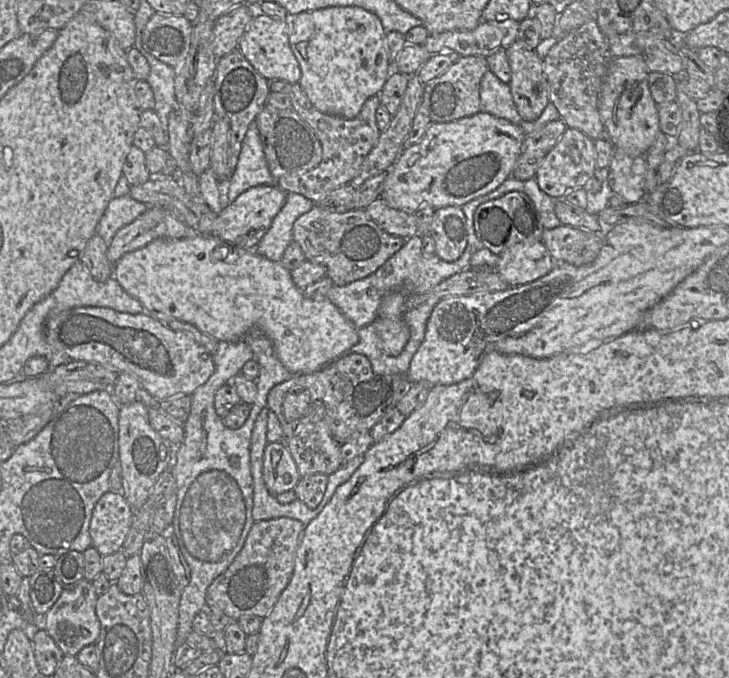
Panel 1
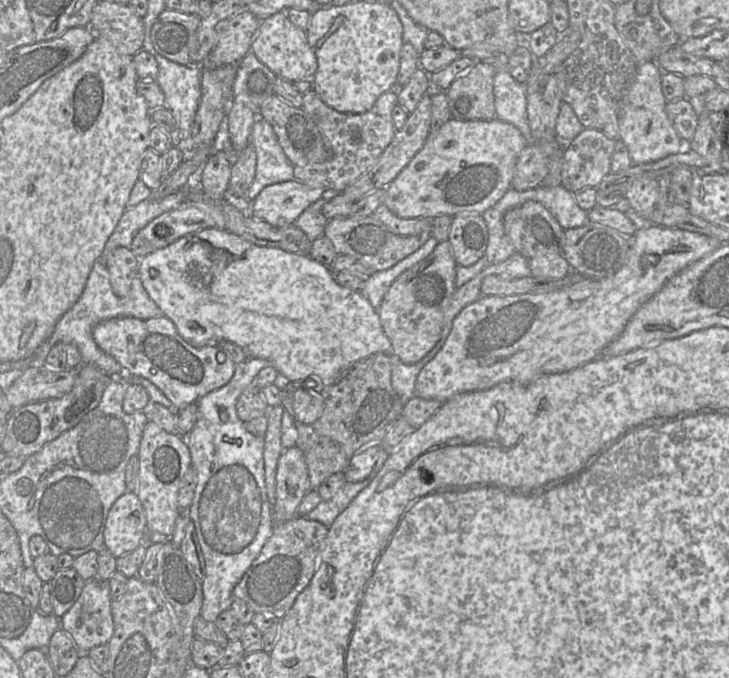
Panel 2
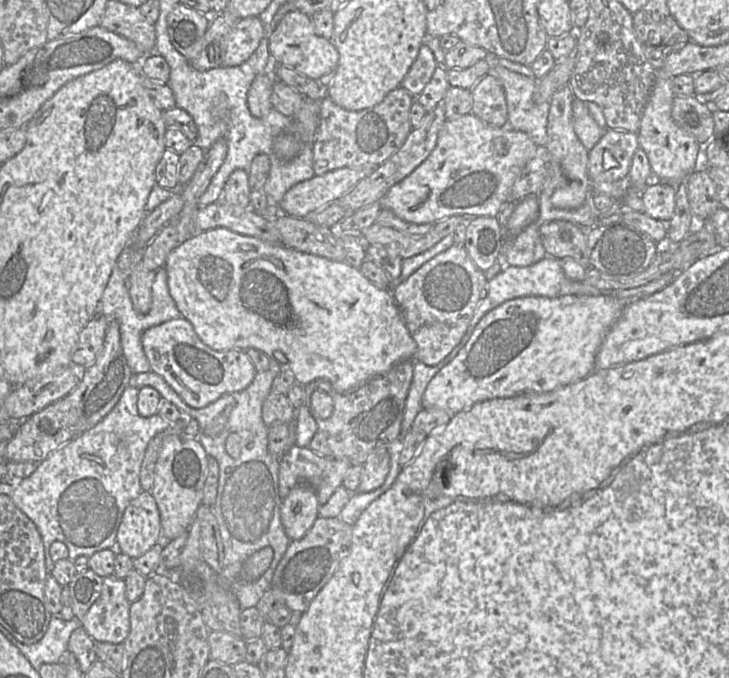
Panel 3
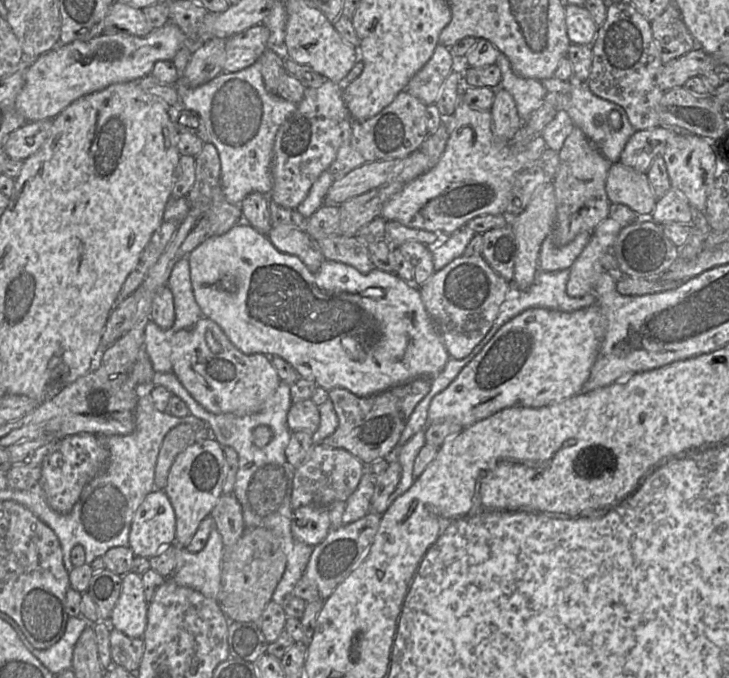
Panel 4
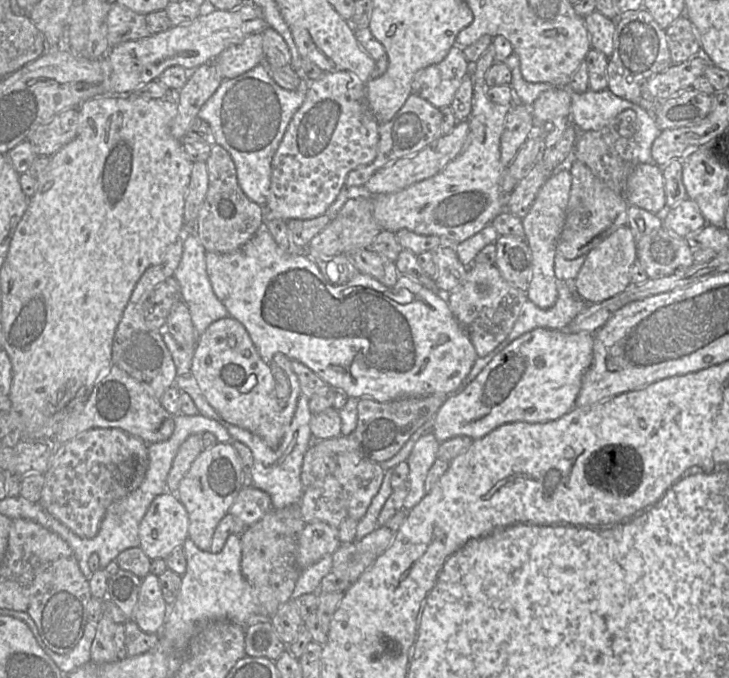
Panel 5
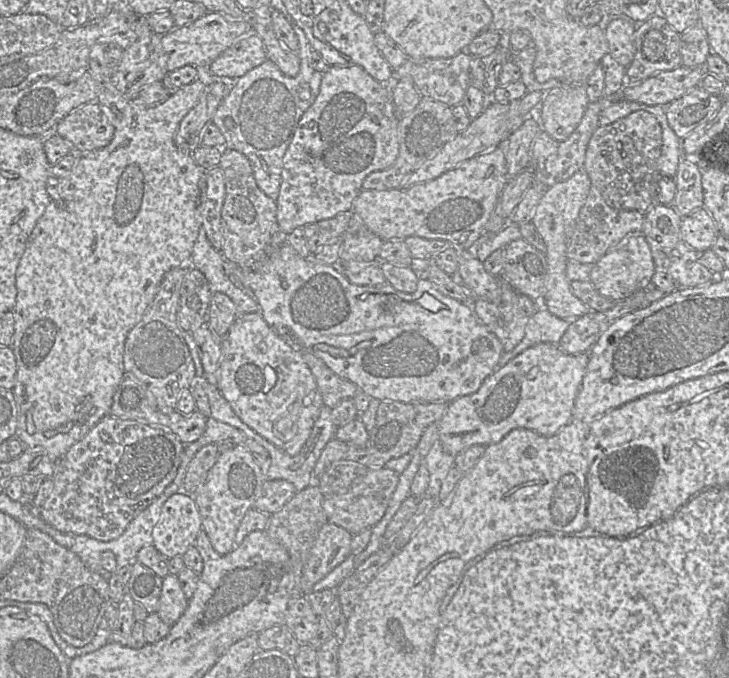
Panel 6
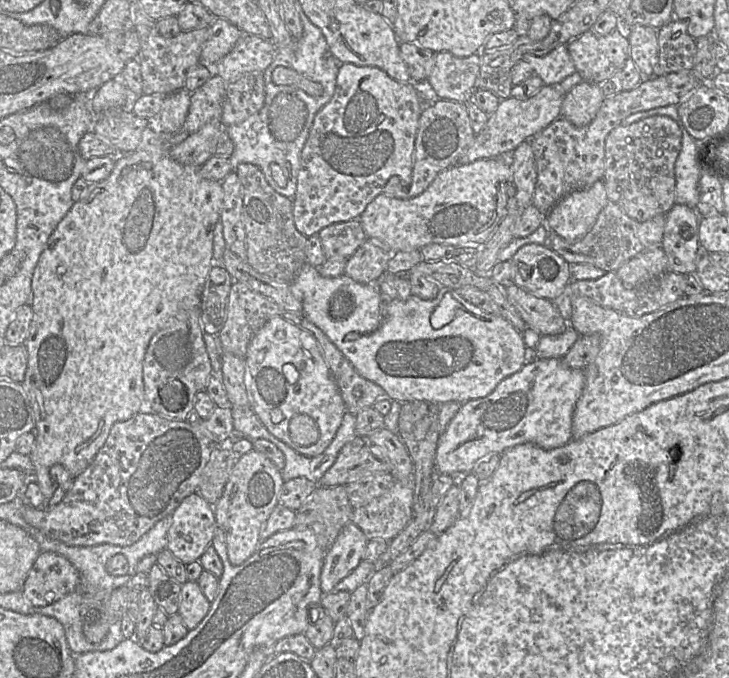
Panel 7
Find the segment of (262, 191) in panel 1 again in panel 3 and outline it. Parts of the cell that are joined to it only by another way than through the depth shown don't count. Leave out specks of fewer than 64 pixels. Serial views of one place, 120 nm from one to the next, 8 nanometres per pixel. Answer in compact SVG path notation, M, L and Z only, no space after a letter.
M340 168L292 186L279 202L281 213L305 218L314 210L336 202L375 168Z

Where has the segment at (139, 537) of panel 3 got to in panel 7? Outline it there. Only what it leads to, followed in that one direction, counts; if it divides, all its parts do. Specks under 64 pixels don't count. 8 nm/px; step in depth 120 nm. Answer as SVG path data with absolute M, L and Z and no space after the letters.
M194 493L181 502L171 518L166 550L184 564L198 562L218 527L213 506Z

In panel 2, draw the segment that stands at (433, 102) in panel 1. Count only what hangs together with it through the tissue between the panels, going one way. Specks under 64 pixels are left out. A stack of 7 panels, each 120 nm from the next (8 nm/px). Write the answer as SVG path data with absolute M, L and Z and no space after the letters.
M477 61L445 91L452 119L496 119L493 82L497 67Z

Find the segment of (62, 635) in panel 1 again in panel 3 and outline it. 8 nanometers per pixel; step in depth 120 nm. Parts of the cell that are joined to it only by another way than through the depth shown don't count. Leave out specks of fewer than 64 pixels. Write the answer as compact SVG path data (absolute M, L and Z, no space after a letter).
M106 576L99 598L80 619L81 627L96 643L123 643L130 632L130 605L124 579Z

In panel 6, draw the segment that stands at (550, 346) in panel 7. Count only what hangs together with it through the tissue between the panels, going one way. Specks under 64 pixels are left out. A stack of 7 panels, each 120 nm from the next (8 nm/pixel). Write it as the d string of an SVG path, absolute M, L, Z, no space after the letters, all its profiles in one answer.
M545 307L538 308L525 327L523 339L513 350L505 352L501 356L499 367L525 349L539 343L559 344L569 325L570 322L568 320L557 317Z

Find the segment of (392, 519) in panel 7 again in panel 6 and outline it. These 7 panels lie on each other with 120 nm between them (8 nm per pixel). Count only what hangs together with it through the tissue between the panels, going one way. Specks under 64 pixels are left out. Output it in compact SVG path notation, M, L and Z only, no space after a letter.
M386 467L369 468L365 476L346 491L323 494L323 508L329 523L341 526L353 535L373 528L384 517L395 492L400 475Z

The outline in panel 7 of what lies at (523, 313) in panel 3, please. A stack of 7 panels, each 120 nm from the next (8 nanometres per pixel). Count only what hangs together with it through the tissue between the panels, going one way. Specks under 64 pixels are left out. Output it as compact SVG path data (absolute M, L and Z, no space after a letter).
M536 358L528 360L527 363L516 373L502 380L497 387L489 395L483 398L469 400L462 403L461 408L451 419L445 430L439 436L437 449L435 454L435 465L437 471L443 476L462 477L465 474L472 473L475 463L481 458L492 454L502 454L504 451L520 444L532 443L544 449L559 448L573 439L573 416L576 403L580 398L585 384L585 370L579 368L571 368L566 365L562 358Z

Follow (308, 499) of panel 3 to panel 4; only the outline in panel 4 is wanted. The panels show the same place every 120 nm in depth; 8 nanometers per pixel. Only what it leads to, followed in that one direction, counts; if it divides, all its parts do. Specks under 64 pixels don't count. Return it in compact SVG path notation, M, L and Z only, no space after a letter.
M302 506L293 510L291 532L297 541L315 547L327 537L330 530L327 507Z

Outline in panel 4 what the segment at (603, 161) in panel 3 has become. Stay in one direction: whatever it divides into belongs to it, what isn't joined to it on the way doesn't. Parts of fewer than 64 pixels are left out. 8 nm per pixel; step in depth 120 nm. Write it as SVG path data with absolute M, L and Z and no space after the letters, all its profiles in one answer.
M666 126L635 131L626 143L618 162L646 173L653 161L661 157L668 140L681 133L686 132Z

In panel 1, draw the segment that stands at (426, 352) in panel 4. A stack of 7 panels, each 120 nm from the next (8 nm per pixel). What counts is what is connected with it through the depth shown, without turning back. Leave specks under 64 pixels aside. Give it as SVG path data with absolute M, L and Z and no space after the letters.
M190 233L182 239L157 239L146 246L124 254L113 264L112 278L132 297L136 298L144 307L145 313L150 314L160 321L175 319L193 325L201 332L215 338L218 341L235 342L242 338L252 329L259 329L272 341L276 354L282 364L292 373L297 375L312 374L336 359L345 355L358 342L358 328L356 328L342 312L327 299L312 299L303 295L291 277L291 272L280 262L275 262L258 254L254 249L242 249L235 247L214 235Z

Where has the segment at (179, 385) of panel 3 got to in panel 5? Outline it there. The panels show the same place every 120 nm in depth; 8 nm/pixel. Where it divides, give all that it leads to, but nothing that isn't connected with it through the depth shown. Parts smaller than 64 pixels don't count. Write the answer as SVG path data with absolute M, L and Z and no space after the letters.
M227 315L213 321L206 330L198 335L193 350L190 373L197 381L208 403L227 422L251 430L266 443L278 449L288 430L297 407L297 400L305 394L291 367L292 360L282 353L272 355L270 362L263 360L256 349L248 331L238 320Z

